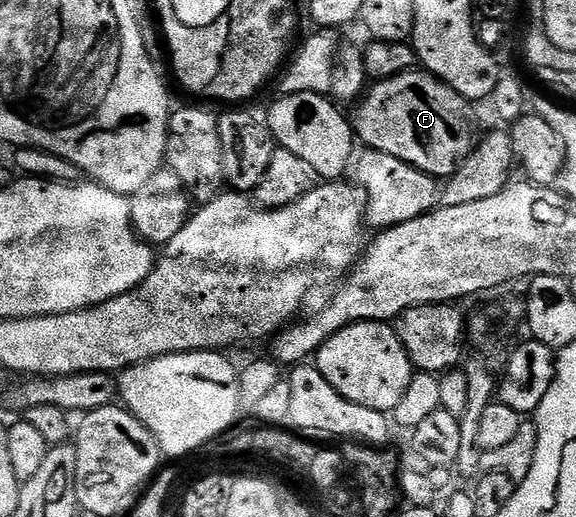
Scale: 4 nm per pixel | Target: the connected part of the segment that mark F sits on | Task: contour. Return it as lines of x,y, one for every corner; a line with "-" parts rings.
426,72
415,73
398,74
396,78
376,81
372,85
375,87
372,90
370,87
366,91
365,97
362,99
363,106
354,107
356,110
355,118
353,117
353,130
358,141
364,147
380,150
389,156
397,156
397,160
405,160
410,166
415,166
421,172
431,174
440,180
447,180
461,168
463,162
477,145
475,126
471,123
472,103
455,90
450,90
438,78

